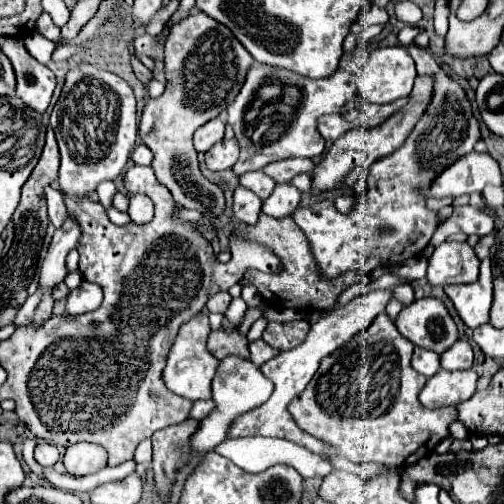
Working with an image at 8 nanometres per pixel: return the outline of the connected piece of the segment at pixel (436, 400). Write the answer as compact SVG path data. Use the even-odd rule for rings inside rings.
M440 369L434 377L426 381L424 389L420 391L420 403L428 409L458 405L474 395L476 379L478 375L472 369L464 371Z

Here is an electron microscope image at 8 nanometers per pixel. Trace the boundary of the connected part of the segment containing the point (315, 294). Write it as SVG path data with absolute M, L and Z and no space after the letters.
M260 213L260 219L256 225L248 225L248 223L236 223L232 235L240 237L240 239L248 239L248 241L256 241L264 247L268 247L278 259L282 269L278 273L262 273L256 269L246 269L240 285L254 285L260 295L264 297L264 301L268 301L274 309L314 309L314 311L322 311L328 309L336 303L338 295L354 285L354 283L370 283L368 275L364 273L344 273L344 277L338 277L336 281L320 281L320 277L316 277L316 265L312 265L312 253L308 249L308 239L304 237L304 233L300 233L300 229L296 229L296 223L292 221L292 217L284 217L284 219L272 219L264 213Z

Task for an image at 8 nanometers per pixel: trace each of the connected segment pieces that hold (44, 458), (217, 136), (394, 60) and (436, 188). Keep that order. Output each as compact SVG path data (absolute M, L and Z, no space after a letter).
M40 441L36 445L36 451L34 451L34 457L36 461L42 465L42 467L52 467L56 461L58 461L58 449L46 441Z
M216 117L208 123L204 123L196 133L194 133L194 147L202 153L206 153L214 143L224 139L224 123Z
M380 47L370 53L356 87L368 103L392 103L408 97L416 79L416 67L404 47Z
M466 153L446 167L432 183L418 189L424 197L460 197L482 191L486 185L502 185L500 167L488 153Z

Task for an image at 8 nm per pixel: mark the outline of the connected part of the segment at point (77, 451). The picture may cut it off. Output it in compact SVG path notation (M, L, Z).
M82 441L82 443L70 445L62 461L64 461L66 473L74 477L84 477L106 467L106 453L104 453L104 447Z

